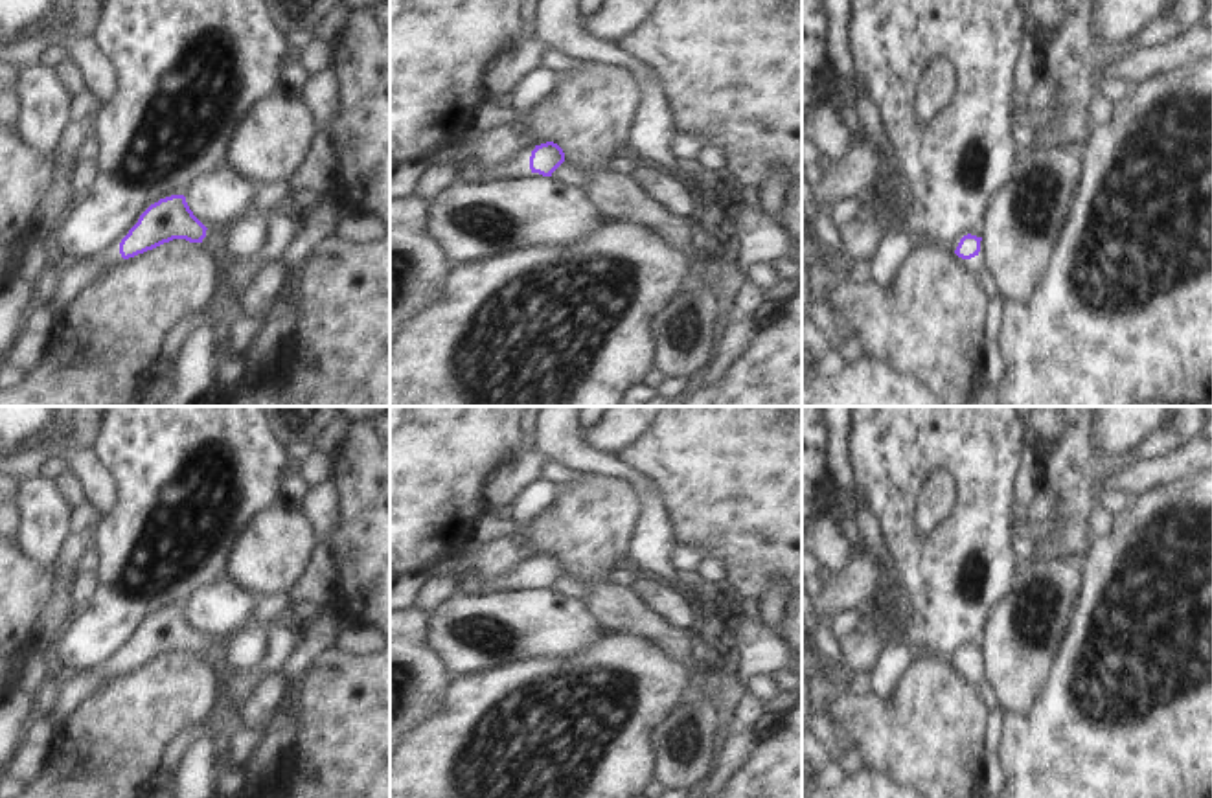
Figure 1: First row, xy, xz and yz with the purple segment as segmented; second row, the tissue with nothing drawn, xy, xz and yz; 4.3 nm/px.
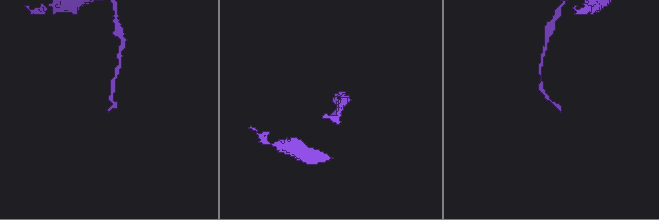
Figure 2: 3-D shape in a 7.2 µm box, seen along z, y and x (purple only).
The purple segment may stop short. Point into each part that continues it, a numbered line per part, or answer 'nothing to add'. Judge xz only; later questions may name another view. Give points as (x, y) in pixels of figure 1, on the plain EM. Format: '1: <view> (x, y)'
1: xz (519, 580)

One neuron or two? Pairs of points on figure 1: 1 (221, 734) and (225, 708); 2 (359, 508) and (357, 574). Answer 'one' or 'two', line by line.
1: one
2: one

